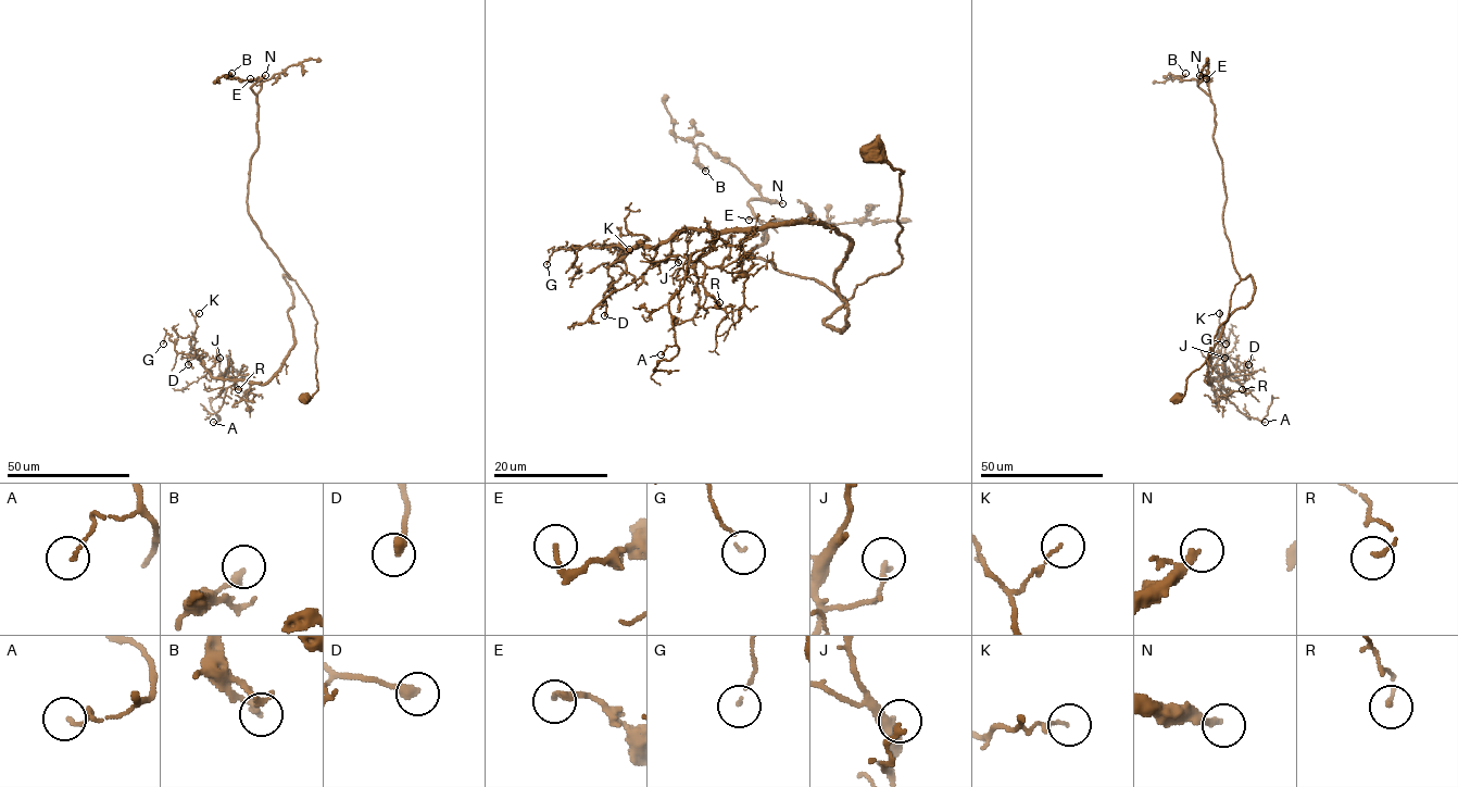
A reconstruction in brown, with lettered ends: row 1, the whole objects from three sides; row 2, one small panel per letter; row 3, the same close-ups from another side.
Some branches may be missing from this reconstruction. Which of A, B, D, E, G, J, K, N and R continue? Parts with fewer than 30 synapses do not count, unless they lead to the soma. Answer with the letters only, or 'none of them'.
N

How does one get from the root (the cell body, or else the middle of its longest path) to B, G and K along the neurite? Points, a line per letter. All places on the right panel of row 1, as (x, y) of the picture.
B: (1178, 396), (1205, 362), (1241, 280), (1222, 223), (1215, 105), (1196, 80), (1173, 78), (1185, 73)
G: (1178, 396), (1249, 275), (1252, 300), (1224, 323), (1209, 384), (1219, 334), (1226, 344)
K: (1178, 396), (1249, 275), (1252, 300), (1224, 323), (1209, 384), (1227, 344), (1219, 313)

